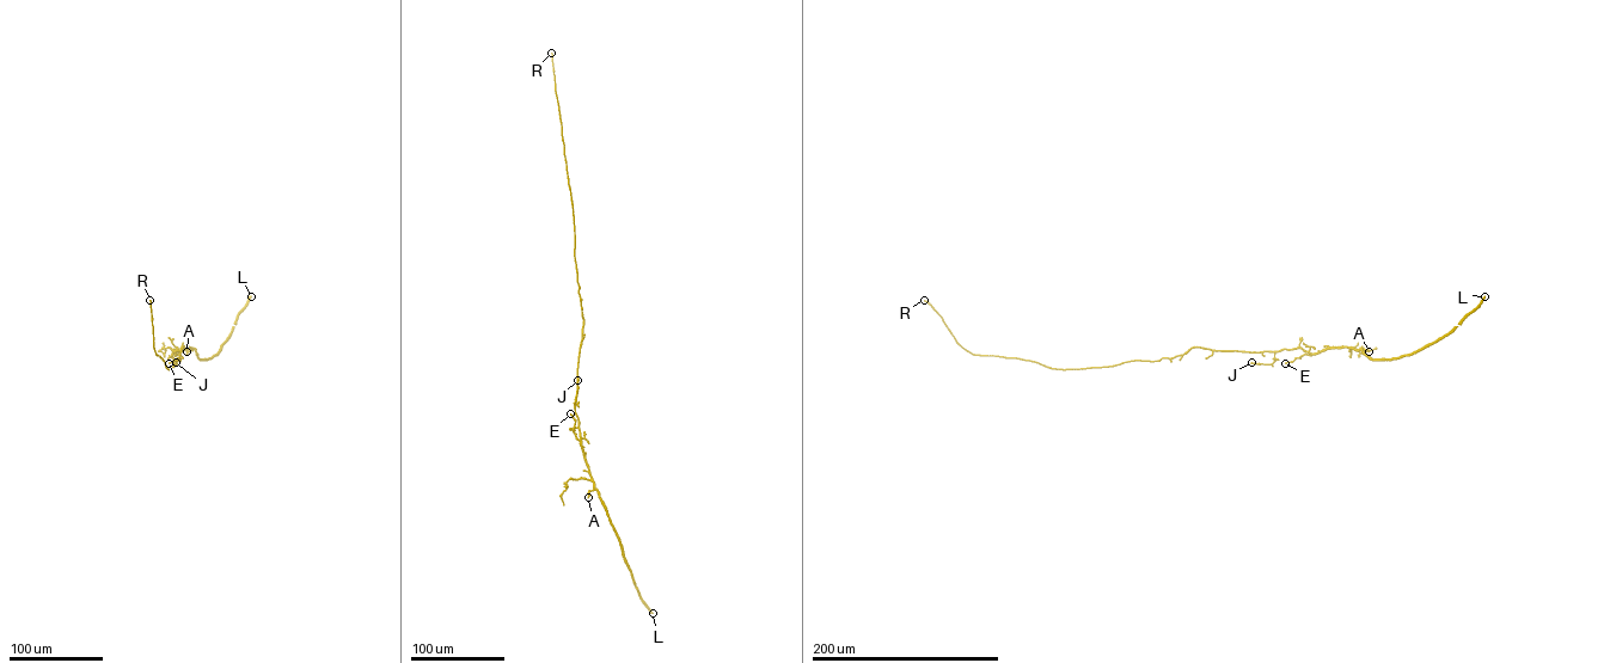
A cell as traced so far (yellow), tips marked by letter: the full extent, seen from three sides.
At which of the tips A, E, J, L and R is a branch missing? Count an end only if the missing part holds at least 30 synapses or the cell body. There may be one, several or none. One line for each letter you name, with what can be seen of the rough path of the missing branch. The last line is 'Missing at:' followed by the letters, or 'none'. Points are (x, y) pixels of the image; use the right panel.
R: missing branch runs (924, 300), (901, 275), (877, 268), (848, 239)
Missing at: R

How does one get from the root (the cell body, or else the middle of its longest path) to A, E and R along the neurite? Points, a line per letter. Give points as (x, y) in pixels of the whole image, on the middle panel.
A: (581, 339), (575, 411), (593, 483), (588, 497)
E: (581, 339), (575, 405), (580, 440), (570, 413)
R: (581, 339), (583, 318), (574, 256), (573, 201), (551, 53)

